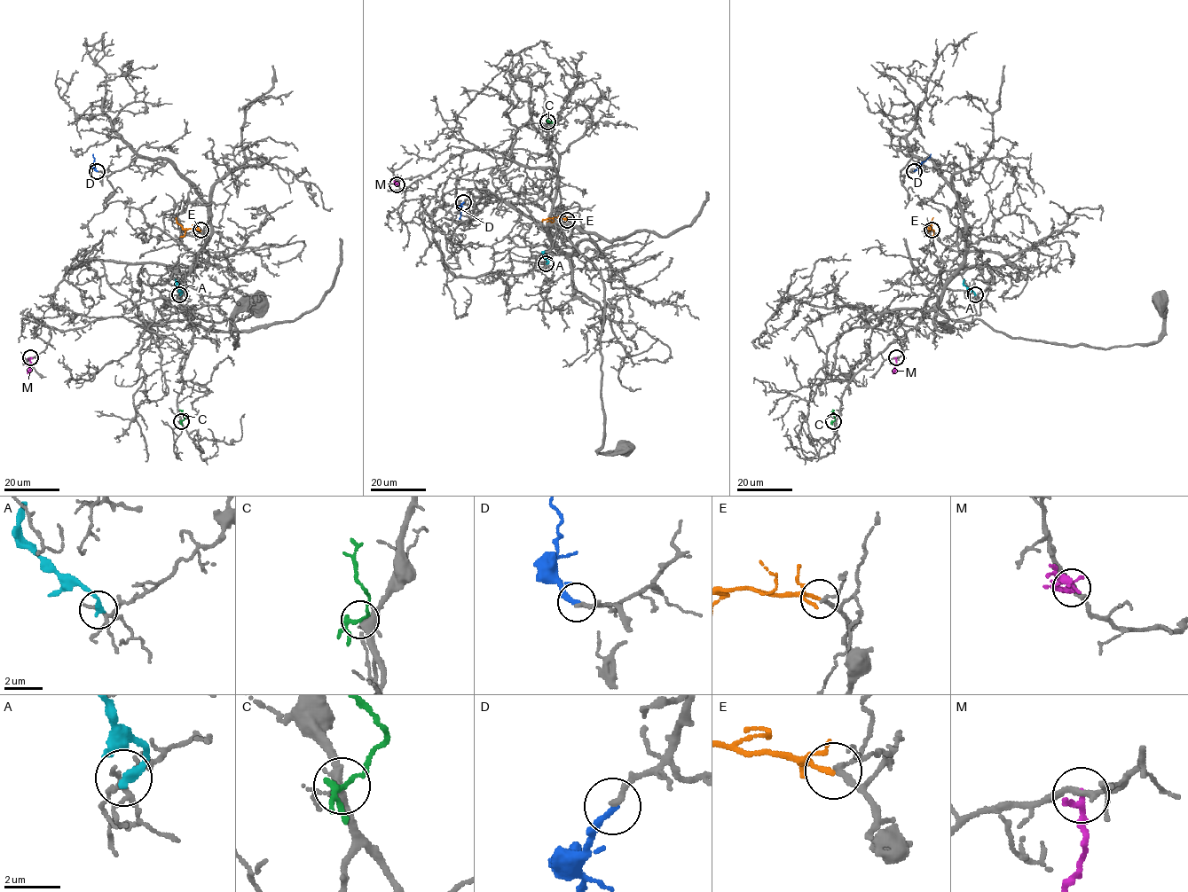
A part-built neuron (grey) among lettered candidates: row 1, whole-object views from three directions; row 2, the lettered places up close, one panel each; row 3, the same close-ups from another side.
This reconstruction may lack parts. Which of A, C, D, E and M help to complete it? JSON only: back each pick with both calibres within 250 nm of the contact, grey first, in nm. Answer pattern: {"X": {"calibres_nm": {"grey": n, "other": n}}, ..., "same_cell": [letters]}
{"D": {"calibres_nm": {"grey": 220, "other": 240}}, "E": {"calibres_nm": {"grey": 180, "other": 100}}, "same_cell": ["D", "E"]}

